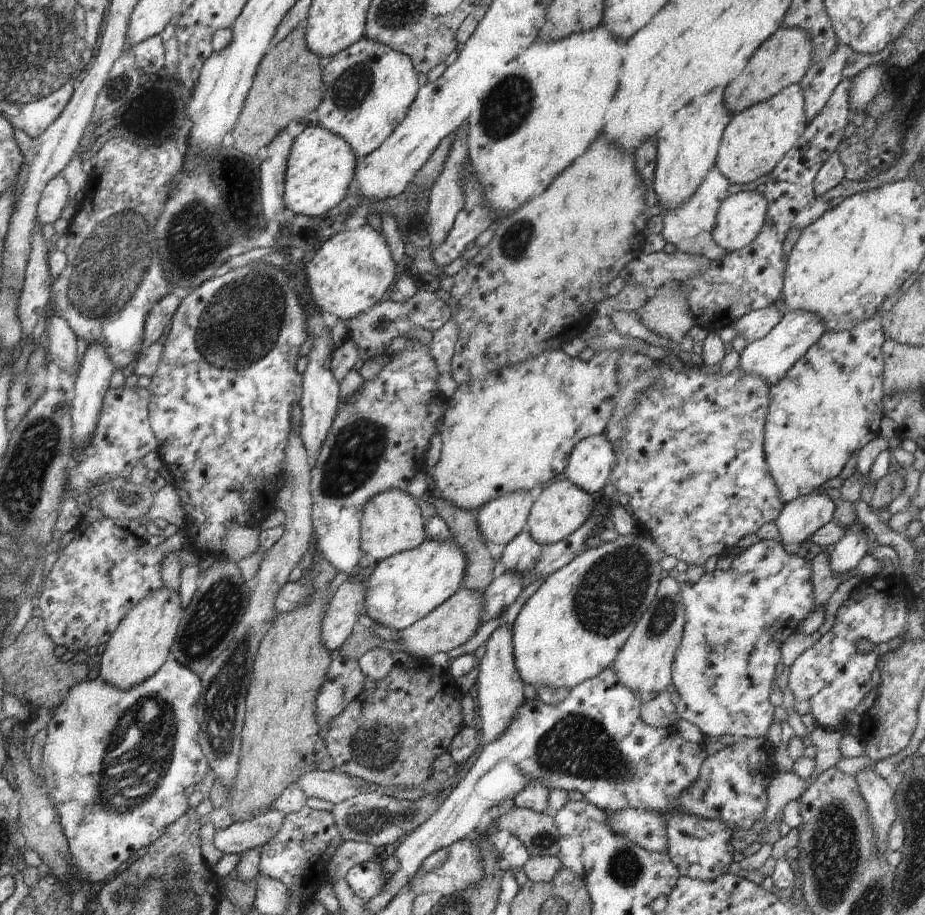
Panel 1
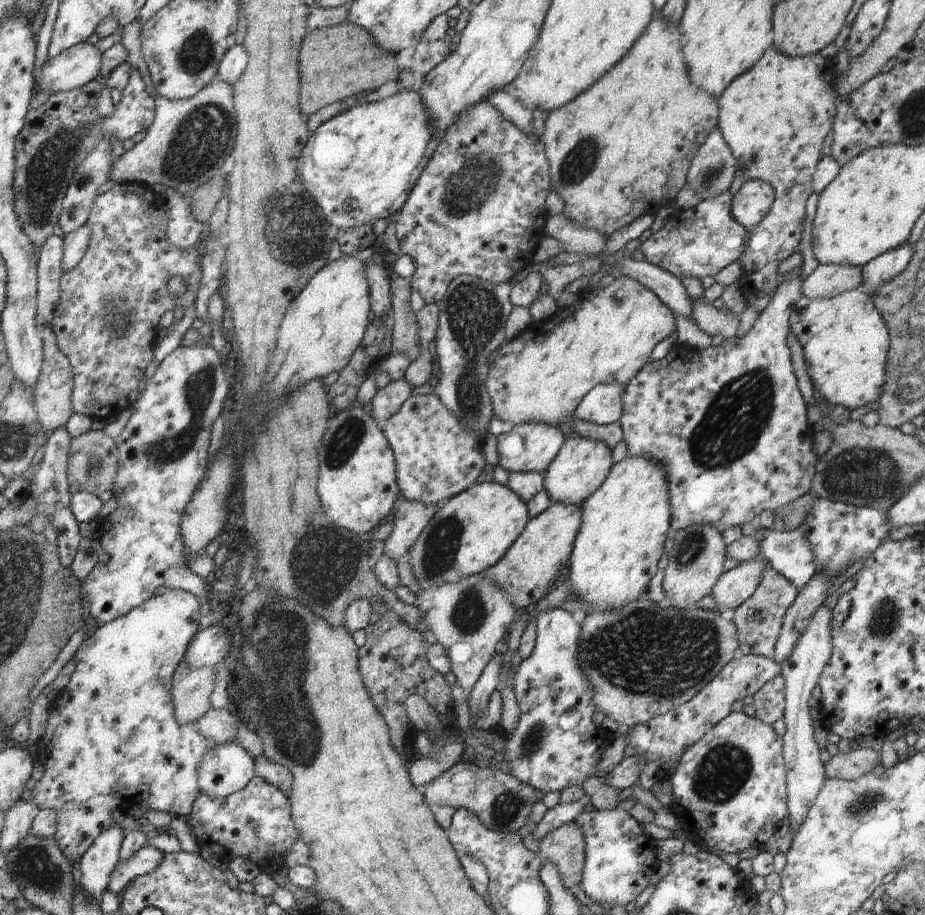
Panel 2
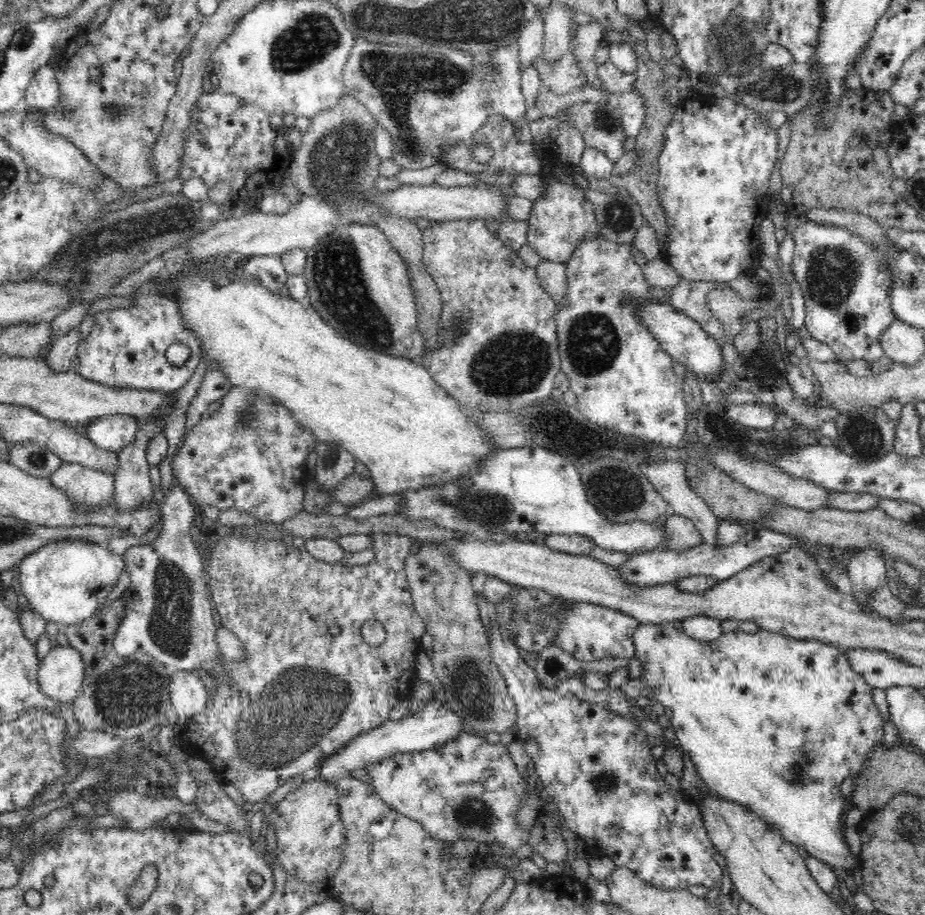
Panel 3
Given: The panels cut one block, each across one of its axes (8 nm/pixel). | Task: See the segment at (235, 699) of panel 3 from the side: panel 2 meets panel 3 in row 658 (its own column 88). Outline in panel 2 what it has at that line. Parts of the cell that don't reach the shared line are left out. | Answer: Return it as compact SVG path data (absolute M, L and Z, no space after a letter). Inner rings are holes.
M135 183L114 184L113 188L104 191L101 196L97 196L94 200L93 208L90 210L89 218L86 226L90 230L90 241L81 259L81 262L72 270L62 274L60 284L60 299L55 316L51 321L50 330L55 335L58 349L68 358L73 371L73 394L71 399L71 406L73 413L86 414L93 420L108 420L116 418L122 411L125 411L133 406L133 404L140 398L142 392L142 385L144 376L148 365L154 360L153 351L158 342L158 337L161 334L159 330L159 321L162 314L167 311L174 311L176 302L170 297L167 290L168 282L174 276L180 276L187 287L190 286L188 294L190 294L190 307L195 305L197 298L197 291L199 290L200 280L202 277L201 267L199 266L201 258L201 244L195 244L180 249L173 246L167 238L168 218L165 212L165 198L153 191L152 187Z

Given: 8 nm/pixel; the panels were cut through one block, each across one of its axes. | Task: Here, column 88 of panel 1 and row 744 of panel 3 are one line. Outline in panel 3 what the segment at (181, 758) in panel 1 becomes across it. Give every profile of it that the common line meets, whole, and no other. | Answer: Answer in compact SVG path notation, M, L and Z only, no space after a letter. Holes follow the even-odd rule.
M675 622L663 624L640 623L633 634L635 658L642 663L642 679L648 685L649 699L654 698L664 705L665 714L670 719L674 733L679 740L681 748L688 752L697 773L714 795L728 799L731 803L748 807L750 811L764 819L768 825L779 830L784 840L795 847L802 846L809 856L813 856L832 868L842 868L859 878L861 860L859 855L854 857L848 849L848 843L842 830L840 816L844 810L845 798L842 798L840 786L851 776L858 778L864 760L870 752L878 750L884 745L884 724L876 704L873 700L873 689L866 684L864 676L858 675L850 667L846 652L838 647L816 639L795 639L790 636L780 635L762 628L754 634L746 633L741 629L722 633L716 640L702 642L686 635L682 626Z

